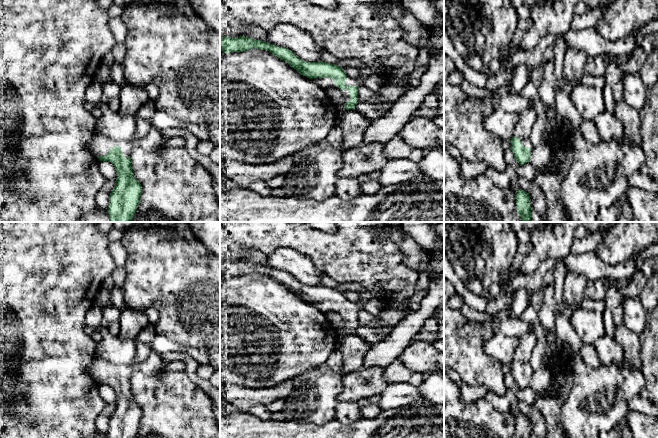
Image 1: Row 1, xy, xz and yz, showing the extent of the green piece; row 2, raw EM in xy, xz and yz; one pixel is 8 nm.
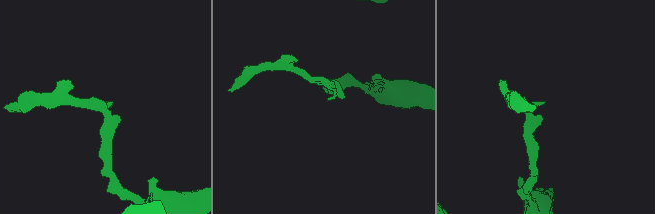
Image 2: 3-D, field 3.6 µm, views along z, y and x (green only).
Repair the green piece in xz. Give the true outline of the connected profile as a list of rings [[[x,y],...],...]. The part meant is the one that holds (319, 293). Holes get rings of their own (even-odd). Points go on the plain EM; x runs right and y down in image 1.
[[[245,260],[220,261],[220,275],[225,277],[243,276],[252,272],[270,275],[273,279],[286,285],[301,299],[312,303],[317,309],[326,313],[328,311],[338,312],[345,324],[346,333],[354,333],[358,325],[358,312],[361,310],[357,303],[346,299],[343,292],[328,286],[308,286],[300,283],[291,274],[270,268],[266,265],[256,264]]]

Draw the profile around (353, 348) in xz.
[[[355,333],[340,335],[335,349],[339,350],[343,357],[343,372],[350,373],[361,369],[364,356],[371,346],[372,344],[366,342]]]

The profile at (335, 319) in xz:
[[[328,311],[325,313],[325,316],[327,320],[330,322],[330,324],[338,331],[340,335],[349,334],[344,331],[347,325],[343,321],[340,313],[335,312],[335,311]]]

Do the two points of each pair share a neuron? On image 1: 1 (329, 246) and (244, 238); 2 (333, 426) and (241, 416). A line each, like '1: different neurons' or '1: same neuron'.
1: same neuron
2: same neuron

